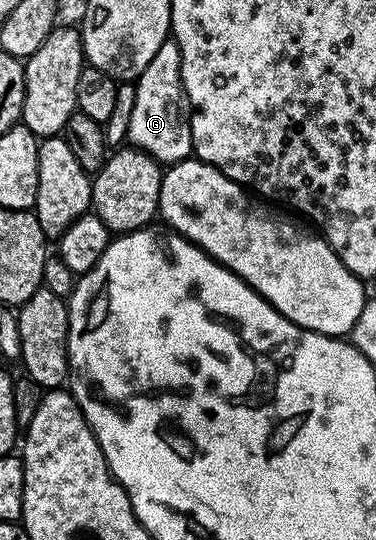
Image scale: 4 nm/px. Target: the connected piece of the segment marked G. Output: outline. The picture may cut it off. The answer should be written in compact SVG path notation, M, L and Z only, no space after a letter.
M167 41L159 45L151 65L135 81L135 109L131 109L131 125L128 142L134 148L145 151L161 165L181 163L193 155L193 138L189 120L181 115L181 103L186 102L185 86L181 83L181 54L179 45Z

